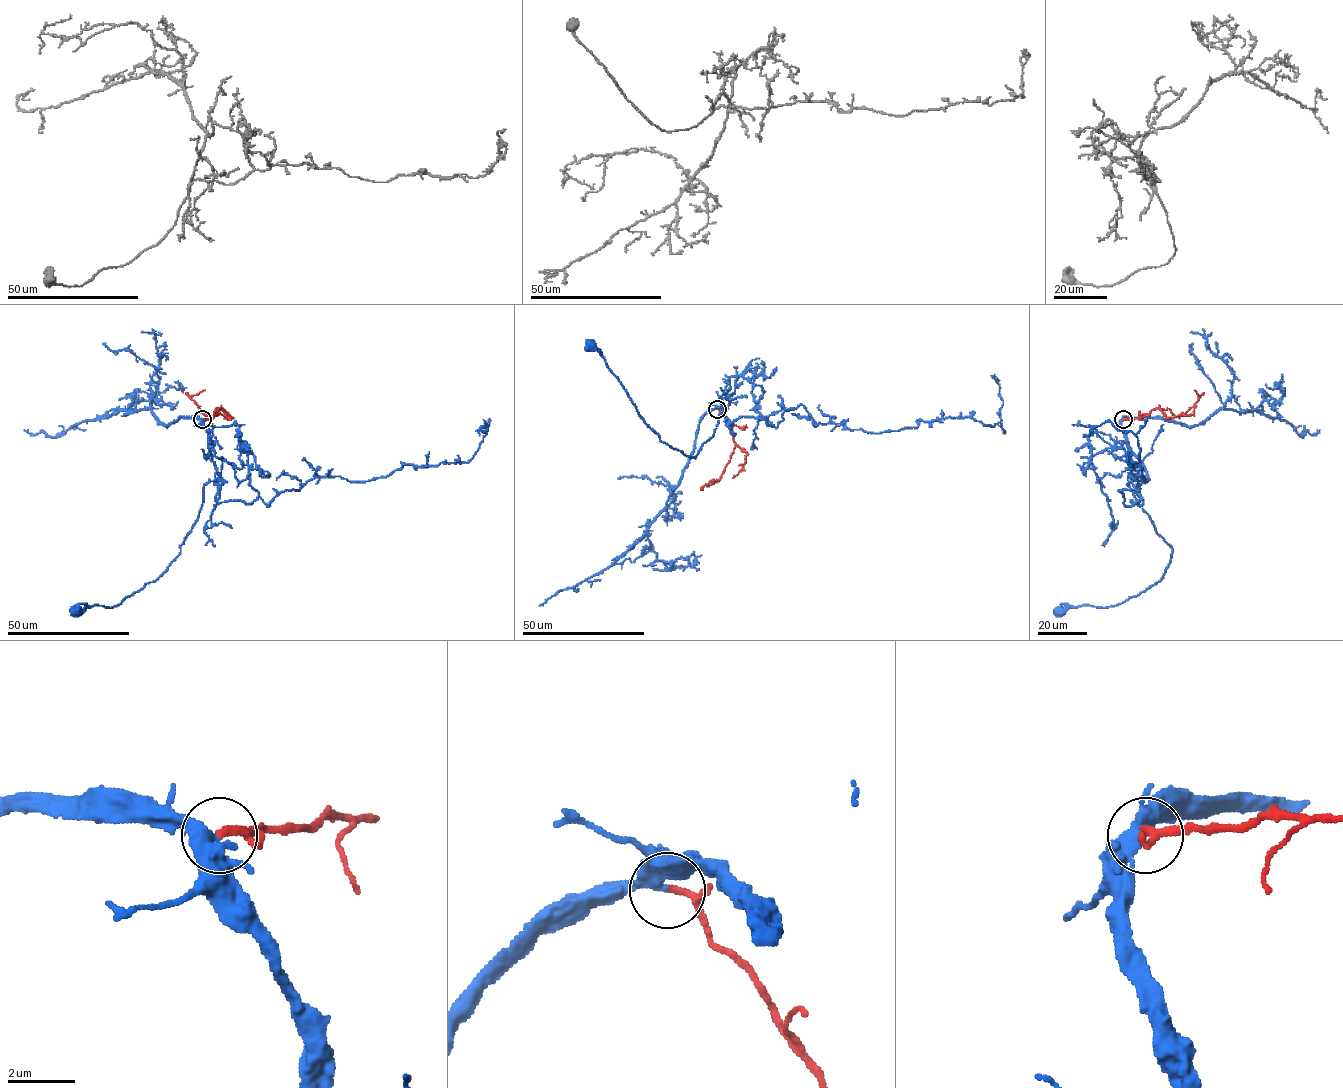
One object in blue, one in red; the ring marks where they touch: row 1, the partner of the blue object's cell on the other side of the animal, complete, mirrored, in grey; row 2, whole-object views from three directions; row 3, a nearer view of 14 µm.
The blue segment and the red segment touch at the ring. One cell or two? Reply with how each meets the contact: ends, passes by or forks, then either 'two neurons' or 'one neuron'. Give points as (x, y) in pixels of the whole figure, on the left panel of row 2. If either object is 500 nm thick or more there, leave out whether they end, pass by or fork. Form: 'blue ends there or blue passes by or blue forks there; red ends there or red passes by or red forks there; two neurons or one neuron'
blue passes by; red passes by; one neuron

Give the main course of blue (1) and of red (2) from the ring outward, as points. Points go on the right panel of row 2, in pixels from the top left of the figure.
1: (1123, 420), (1127, 446), (1148, 477), (1128, 484), (1171, 546), (1170, 562), (1159, 582), (1117, 605), (1061, 612)
2: (1123, 419), (1136, 418), (1157, 408), (1169, 409), (1179, 416), (1192, 415), (1199, 395), (1194, 390)

